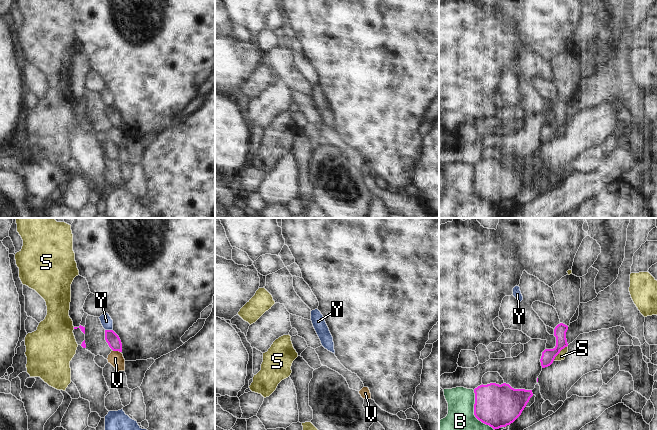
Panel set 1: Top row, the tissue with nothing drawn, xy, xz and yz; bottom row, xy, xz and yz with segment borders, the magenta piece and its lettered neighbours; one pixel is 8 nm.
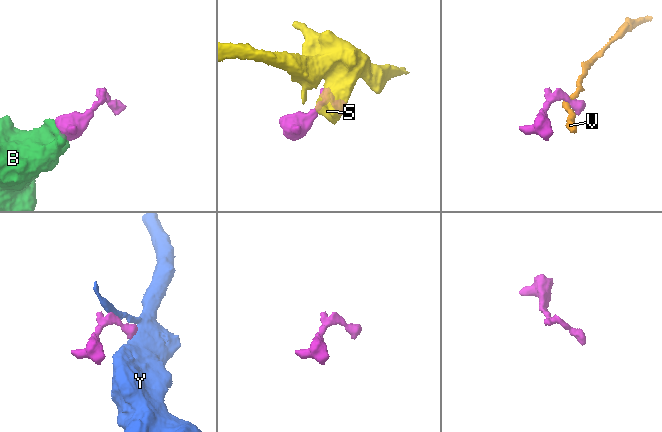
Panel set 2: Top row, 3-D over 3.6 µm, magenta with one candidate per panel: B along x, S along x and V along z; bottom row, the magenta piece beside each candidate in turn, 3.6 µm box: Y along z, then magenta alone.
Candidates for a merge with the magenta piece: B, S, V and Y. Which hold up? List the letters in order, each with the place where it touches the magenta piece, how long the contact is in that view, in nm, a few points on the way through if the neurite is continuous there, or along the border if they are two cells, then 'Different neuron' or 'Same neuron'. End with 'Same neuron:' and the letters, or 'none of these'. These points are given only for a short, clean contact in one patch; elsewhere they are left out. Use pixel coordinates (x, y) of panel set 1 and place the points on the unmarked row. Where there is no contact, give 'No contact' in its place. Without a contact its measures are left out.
B: Touches magenta at yz (474, 189). Shared border 360 nm. Boundary: yz (473, 166), (474, 191), (494, 205). Different neuron
S: Touches magenta at yz (559, 128). Shared border 170 nm. Boundary: yz (567, 121), (553, 136). Different neuron
V: Touches magenta at xy (116, 126). Shared border 80 nm. Boundary: xy (112, 125), (120, 128). Different neuron
Y: Touches magenta at xy (109, 106). Shared border 60 nm. Boundary: xy (105, 105), (112, 106). Different neuron
Same neuron: none of these

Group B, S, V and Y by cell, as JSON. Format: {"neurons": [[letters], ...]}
{"neurons": [["B"], ["S"], ["V"], ["Y"]]}

